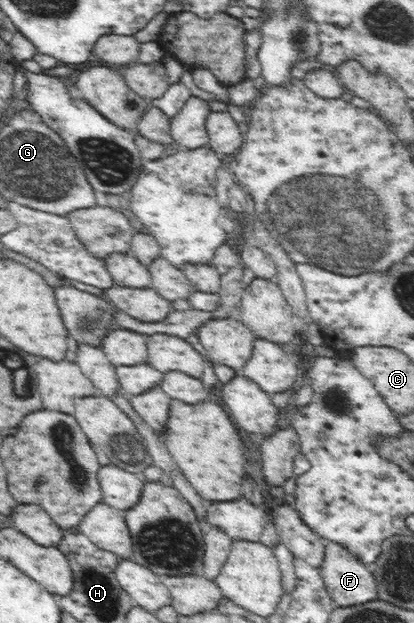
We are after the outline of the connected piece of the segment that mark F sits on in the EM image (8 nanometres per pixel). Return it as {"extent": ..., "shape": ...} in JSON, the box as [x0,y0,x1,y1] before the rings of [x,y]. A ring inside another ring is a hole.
{"extent":[319,540,378,607],"shape":[[[324,540],[324,557],[319,567],[325,590],[337,607],[378,599],[373,572],[340,543]]]}

